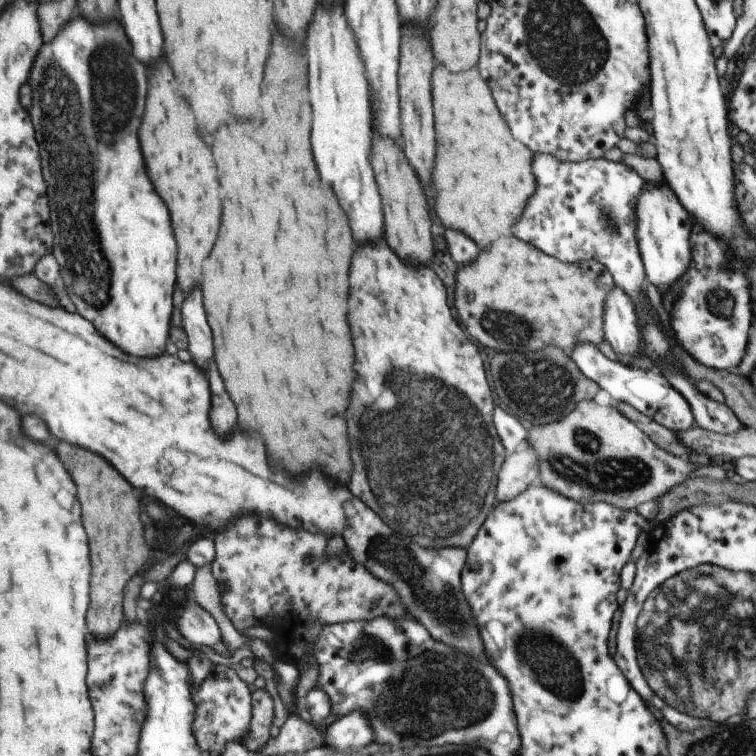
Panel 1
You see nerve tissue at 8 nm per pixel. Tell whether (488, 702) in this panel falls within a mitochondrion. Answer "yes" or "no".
yes

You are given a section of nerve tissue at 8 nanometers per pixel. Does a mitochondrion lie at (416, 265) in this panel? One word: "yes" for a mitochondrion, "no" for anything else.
no

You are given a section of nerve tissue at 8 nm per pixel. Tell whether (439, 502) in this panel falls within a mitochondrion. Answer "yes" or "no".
yes

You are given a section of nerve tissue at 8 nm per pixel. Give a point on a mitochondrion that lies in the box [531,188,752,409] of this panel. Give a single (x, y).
(720, 303)

